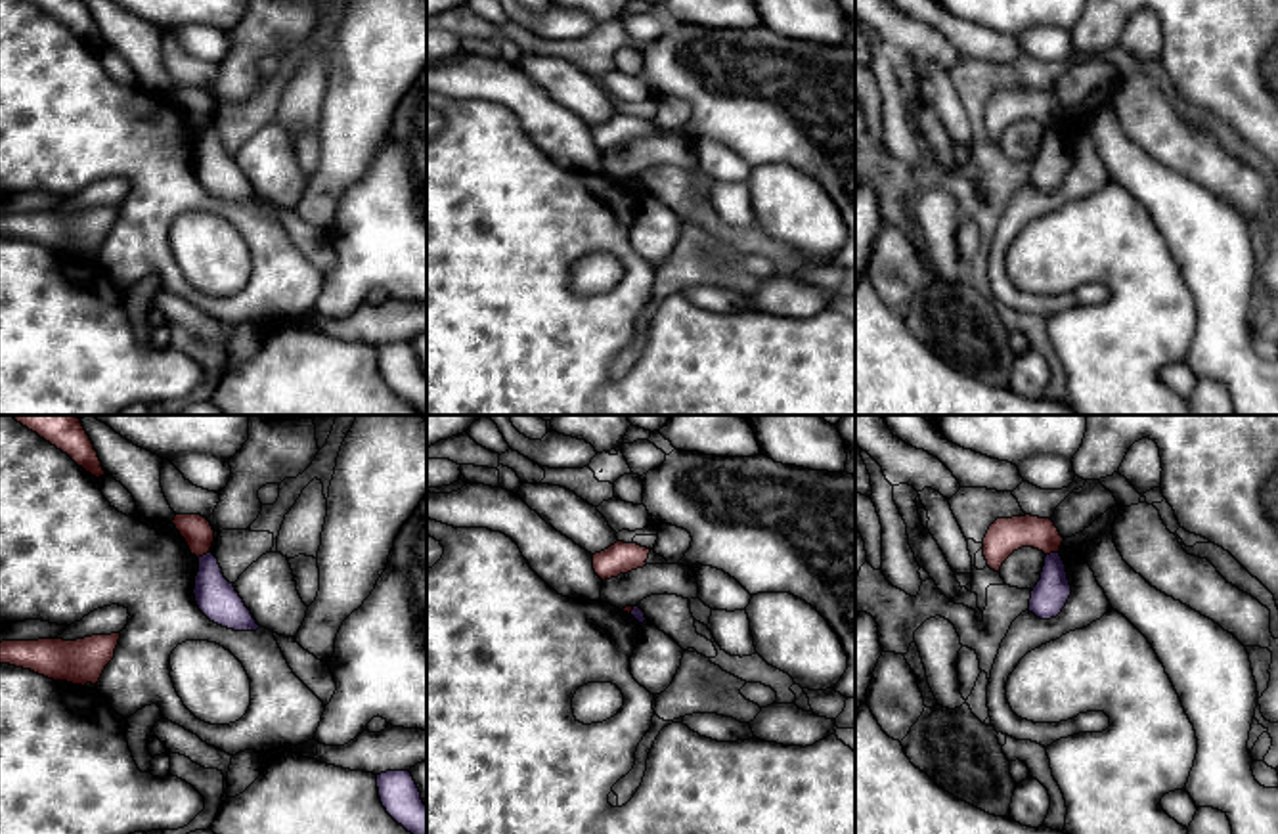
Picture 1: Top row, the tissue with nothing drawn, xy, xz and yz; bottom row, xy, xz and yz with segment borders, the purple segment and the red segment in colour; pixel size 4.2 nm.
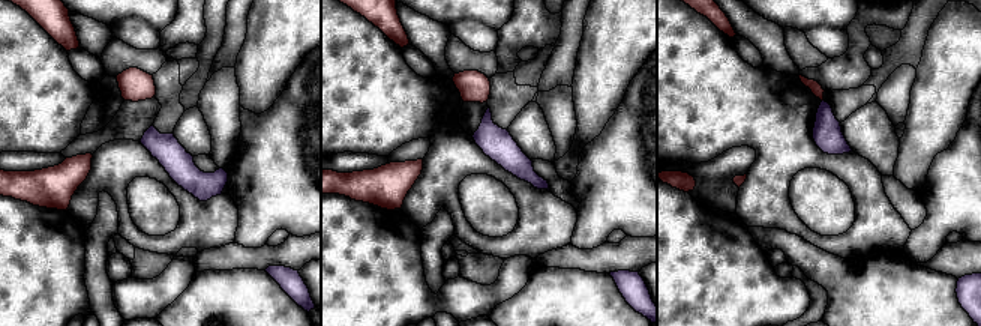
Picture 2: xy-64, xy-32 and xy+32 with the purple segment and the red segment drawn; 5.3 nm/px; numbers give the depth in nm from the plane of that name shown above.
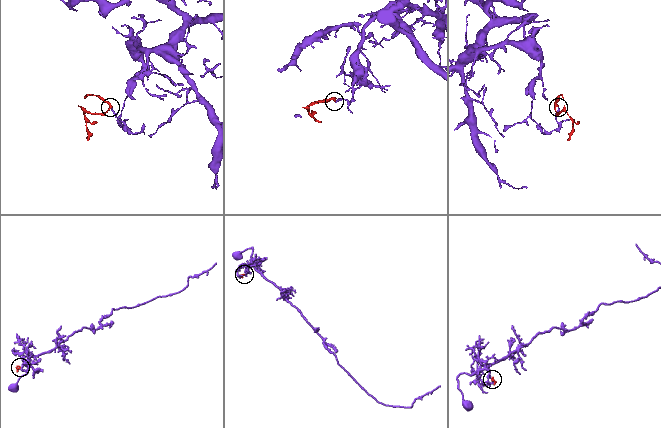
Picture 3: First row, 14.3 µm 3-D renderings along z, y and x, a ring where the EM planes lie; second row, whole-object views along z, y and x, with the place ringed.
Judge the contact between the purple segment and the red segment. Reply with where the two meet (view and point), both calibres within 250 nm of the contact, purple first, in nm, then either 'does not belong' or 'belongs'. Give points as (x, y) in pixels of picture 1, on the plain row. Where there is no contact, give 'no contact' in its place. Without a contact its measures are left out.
meets purple in xy at (203, 127); 170 nm thick on the purple side, 130 nm on the other; does not belong

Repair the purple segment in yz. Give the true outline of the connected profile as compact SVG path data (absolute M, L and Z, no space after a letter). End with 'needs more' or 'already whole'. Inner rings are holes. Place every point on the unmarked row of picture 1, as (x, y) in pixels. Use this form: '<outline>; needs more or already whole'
M1060 124L1047 126L1041 151L1031 163L1029 184L1041 191L1056 189L1069 166L1071 157Z; already whole

